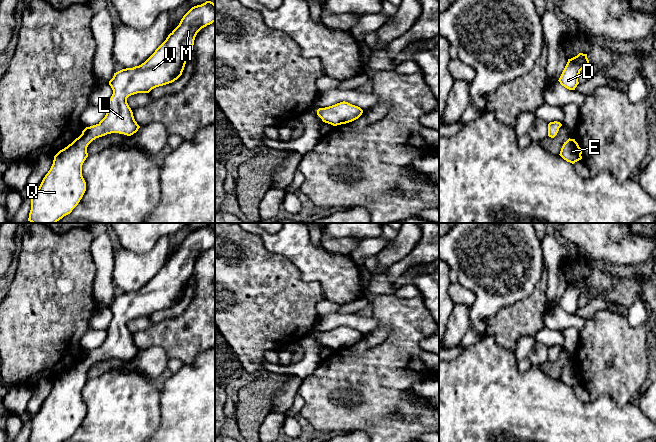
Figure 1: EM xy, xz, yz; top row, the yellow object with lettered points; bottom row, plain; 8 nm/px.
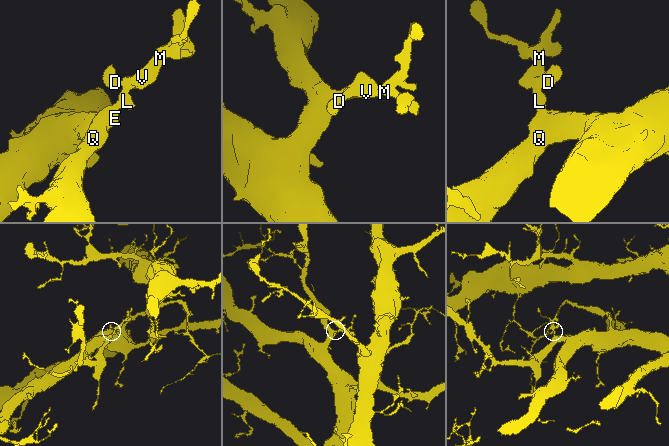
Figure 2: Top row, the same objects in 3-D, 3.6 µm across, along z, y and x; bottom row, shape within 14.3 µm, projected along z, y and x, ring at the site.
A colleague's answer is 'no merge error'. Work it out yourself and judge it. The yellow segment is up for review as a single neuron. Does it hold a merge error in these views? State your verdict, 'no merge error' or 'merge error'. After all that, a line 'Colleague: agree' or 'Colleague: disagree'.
no merge error
Colleague: agree

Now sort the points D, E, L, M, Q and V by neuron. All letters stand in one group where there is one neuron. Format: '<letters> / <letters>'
D E L M Q V

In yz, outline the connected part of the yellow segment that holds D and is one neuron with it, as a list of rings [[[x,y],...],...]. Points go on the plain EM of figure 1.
[[[579,277],[577,280],[568,283],[568,286],[559,302],[559,306],[562,310],[569,314],[575,314],[578,306],[580,295],[584,292],[588,292],[589,284],[587,278]]]

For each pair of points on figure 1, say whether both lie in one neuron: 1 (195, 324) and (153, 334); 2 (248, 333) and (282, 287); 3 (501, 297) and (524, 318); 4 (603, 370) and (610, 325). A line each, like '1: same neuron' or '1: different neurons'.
1: same neuron
2: same neuron
3: different neurons
4: same neuron

